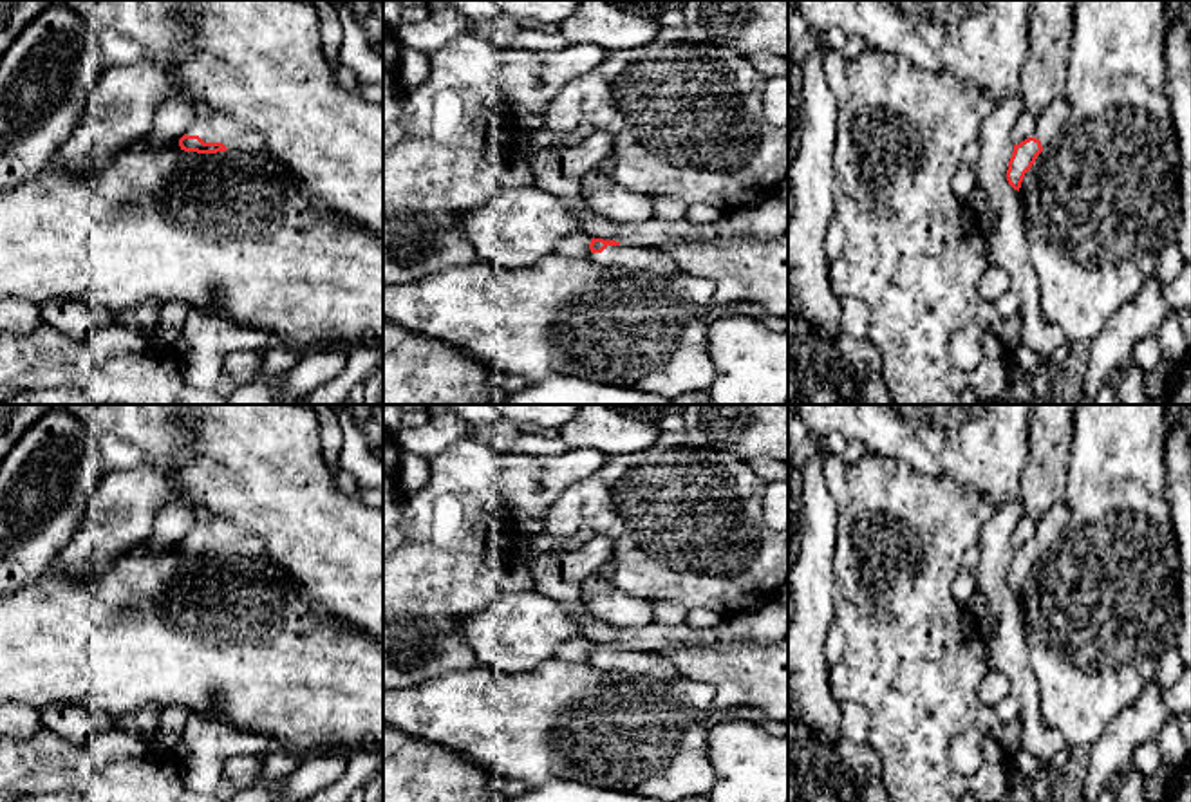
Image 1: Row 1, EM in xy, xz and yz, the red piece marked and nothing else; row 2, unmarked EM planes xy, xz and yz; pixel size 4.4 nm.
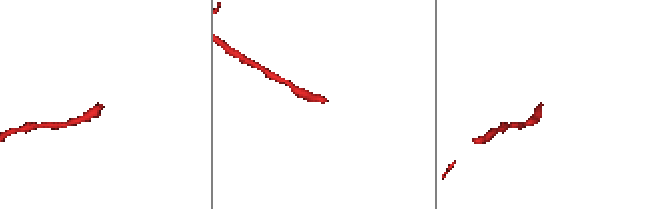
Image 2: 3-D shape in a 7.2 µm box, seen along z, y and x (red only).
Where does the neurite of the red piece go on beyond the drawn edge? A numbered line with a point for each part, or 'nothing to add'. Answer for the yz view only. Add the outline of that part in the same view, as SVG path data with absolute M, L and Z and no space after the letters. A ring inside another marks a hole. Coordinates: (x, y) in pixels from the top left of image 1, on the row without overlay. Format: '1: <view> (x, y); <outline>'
1: yz (1054, 522); M1066 500L1057 502L1041 520L1037 520L1036 533L1030 542L1041 546L1046 553L1054 542L1064 533L1070 522L1072 509Z

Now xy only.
1: xy (217, 531); M213 515L208 522L195 522L186 540L199 540L204 547L222 547L233 556L257 556L267 551L264 538L220 515Z

